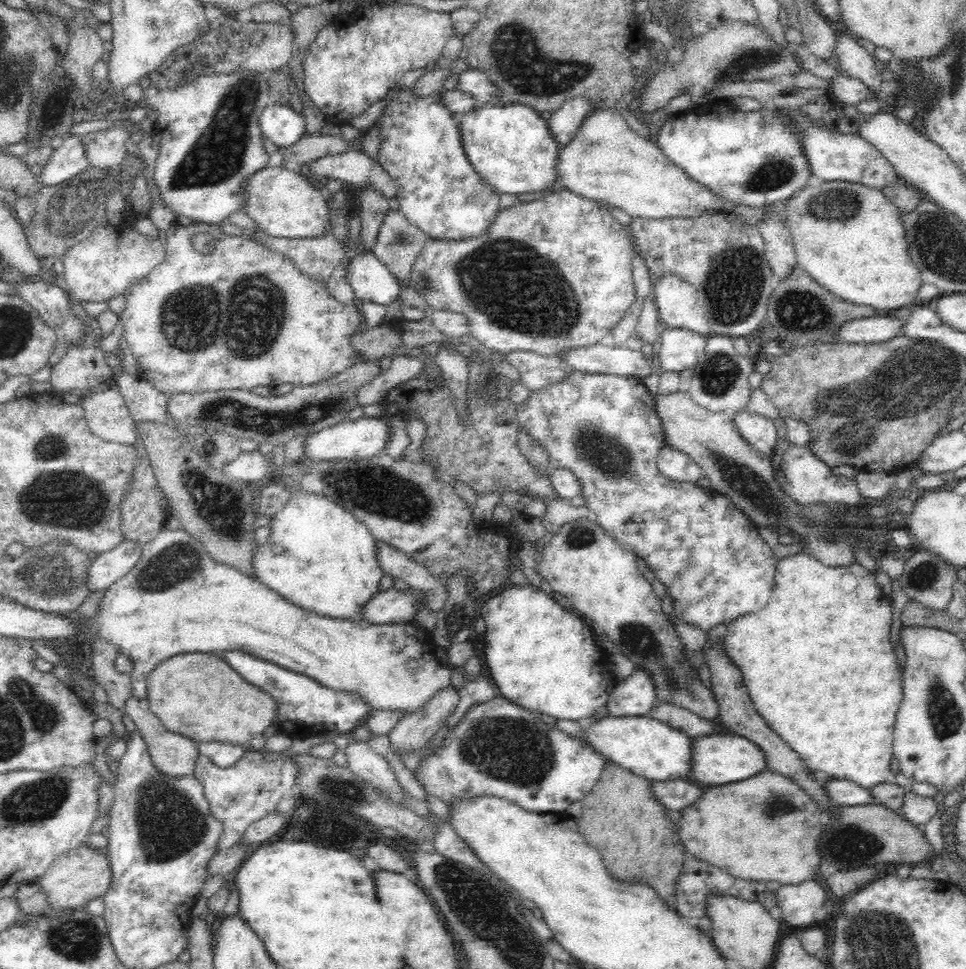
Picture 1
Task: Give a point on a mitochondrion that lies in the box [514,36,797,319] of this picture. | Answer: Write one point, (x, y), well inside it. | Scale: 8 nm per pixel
(747, 61)

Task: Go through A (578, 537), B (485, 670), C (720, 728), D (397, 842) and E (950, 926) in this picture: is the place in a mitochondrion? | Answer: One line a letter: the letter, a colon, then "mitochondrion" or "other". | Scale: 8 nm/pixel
A: mitochondrion
B: other
C: other
D: other
E: other

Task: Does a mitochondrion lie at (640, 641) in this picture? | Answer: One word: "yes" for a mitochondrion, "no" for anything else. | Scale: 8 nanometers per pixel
yes

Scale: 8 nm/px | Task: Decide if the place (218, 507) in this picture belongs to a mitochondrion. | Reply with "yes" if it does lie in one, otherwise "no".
yes

